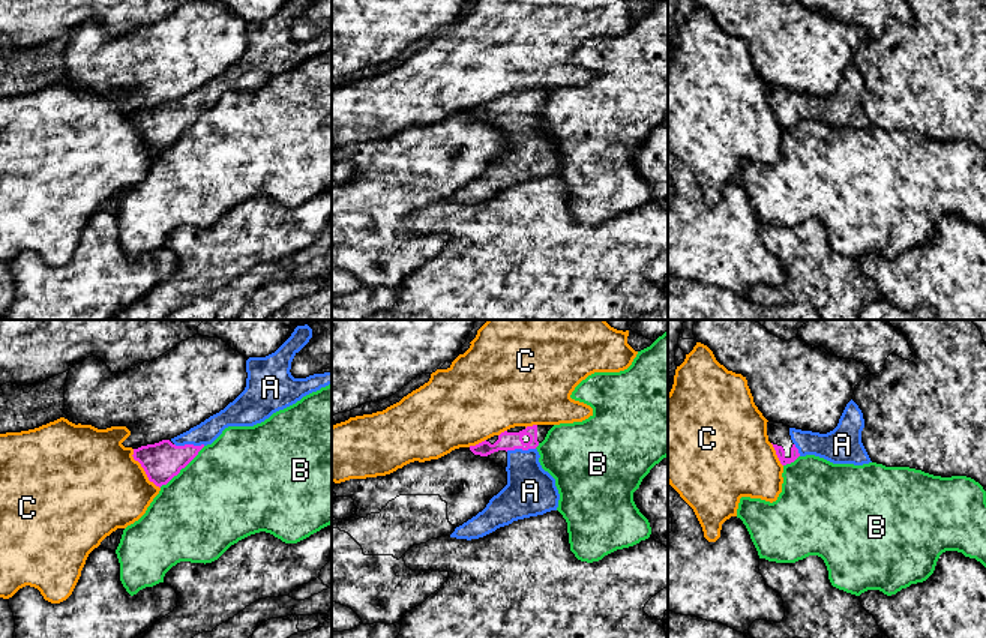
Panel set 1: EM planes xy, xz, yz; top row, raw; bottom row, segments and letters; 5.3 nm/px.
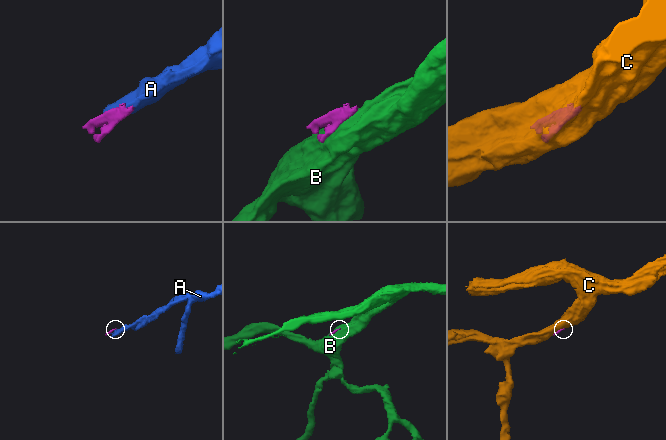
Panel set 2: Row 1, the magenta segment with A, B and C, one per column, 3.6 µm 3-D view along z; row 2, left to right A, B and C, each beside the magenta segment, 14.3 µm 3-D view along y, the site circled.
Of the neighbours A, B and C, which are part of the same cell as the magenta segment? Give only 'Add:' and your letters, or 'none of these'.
Add: A

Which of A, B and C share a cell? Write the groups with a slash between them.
A / B / C

